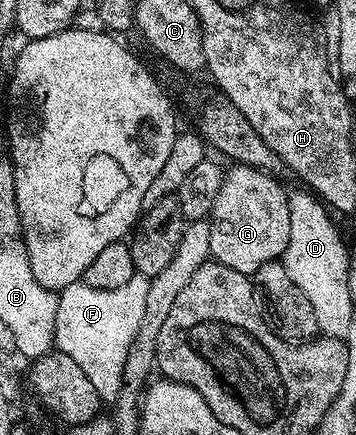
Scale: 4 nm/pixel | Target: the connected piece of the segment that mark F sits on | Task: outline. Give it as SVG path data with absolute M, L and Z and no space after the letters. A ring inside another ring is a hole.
M135 275L119 289L94 289L81 281L59 292L55 350L66 353L66 357L71 357L78 369L90 377L101 400L115 401L120 396L126 357L146 313L146 293L150 293L148 280L149 276Z

